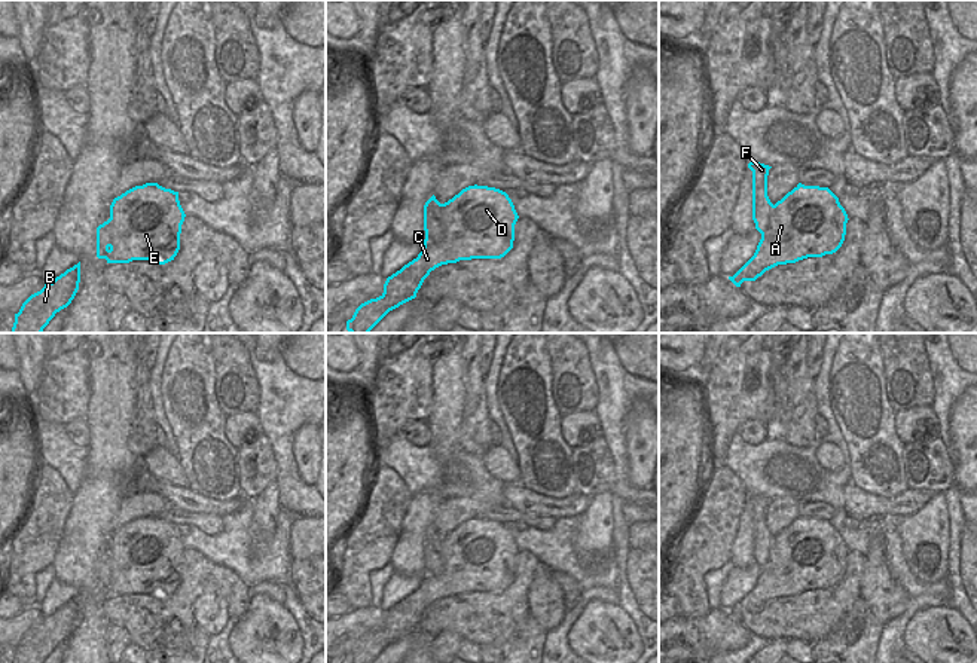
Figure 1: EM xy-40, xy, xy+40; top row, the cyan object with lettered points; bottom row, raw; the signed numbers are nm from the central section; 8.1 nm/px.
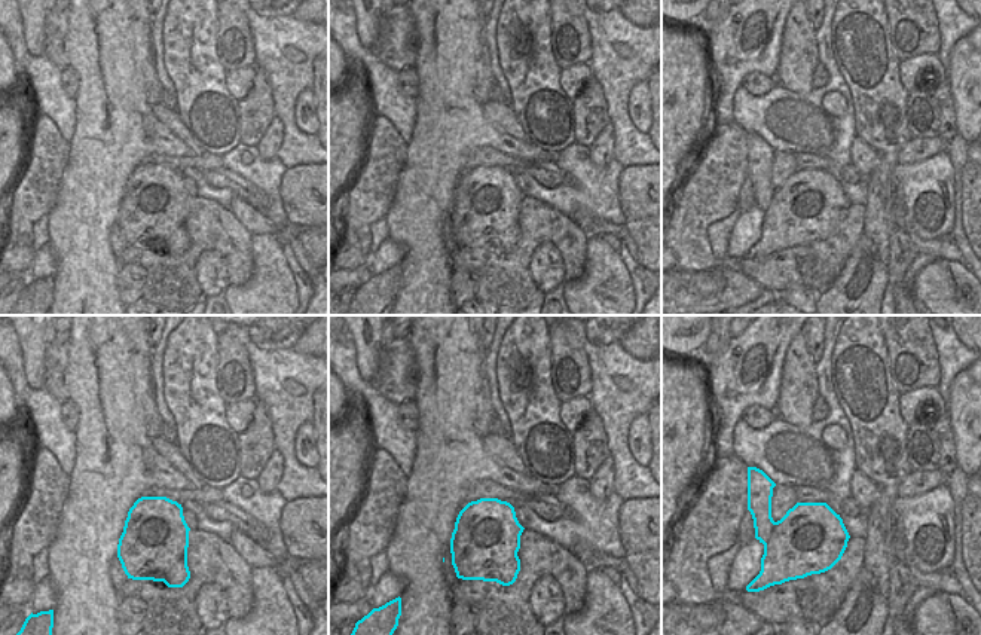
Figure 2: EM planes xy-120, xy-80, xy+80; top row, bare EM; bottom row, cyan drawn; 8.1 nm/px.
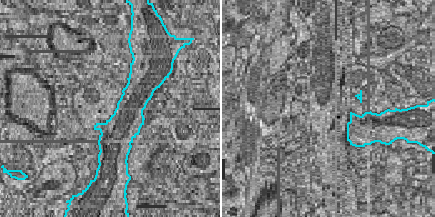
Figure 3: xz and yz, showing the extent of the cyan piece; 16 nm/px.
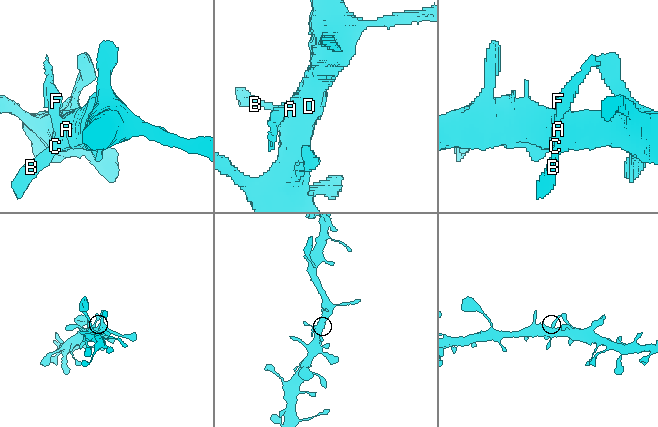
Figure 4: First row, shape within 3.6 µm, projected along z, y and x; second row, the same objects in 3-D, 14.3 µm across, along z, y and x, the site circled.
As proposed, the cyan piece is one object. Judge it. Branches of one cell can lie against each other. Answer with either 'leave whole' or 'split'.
split

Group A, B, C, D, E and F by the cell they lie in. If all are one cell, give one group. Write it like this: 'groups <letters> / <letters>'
groups A B C D E / F

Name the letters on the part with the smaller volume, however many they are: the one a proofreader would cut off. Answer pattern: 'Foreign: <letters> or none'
Foreign: F

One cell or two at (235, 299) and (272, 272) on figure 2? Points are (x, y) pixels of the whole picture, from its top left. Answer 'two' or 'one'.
one

